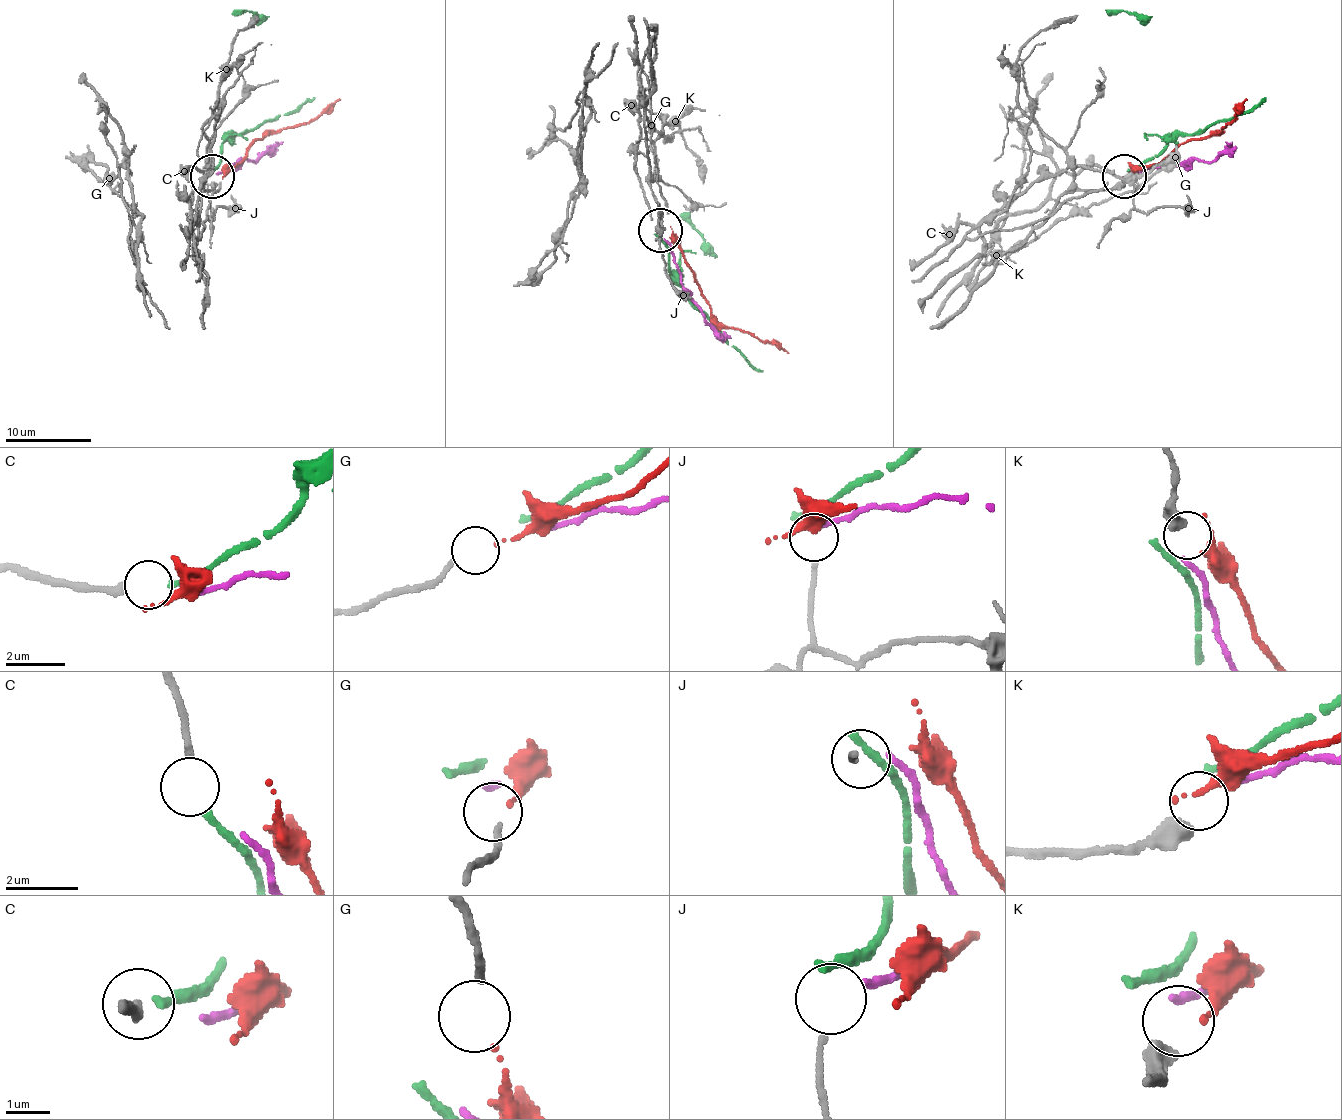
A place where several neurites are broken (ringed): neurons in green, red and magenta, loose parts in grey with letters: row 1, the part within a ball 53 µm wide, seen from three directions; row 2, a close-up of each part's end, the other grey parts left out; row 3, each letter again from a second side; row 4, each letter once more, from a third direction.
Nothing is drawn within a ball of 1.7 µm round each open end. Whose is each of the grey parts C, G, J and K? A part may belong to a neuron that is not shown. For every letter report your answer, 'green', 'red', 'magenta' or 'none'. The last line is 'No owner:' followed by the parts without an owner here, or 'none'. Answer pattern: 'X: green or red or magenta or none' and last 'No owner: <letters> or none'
C: green
G: red
J: none
K: none
No owner: J, K

